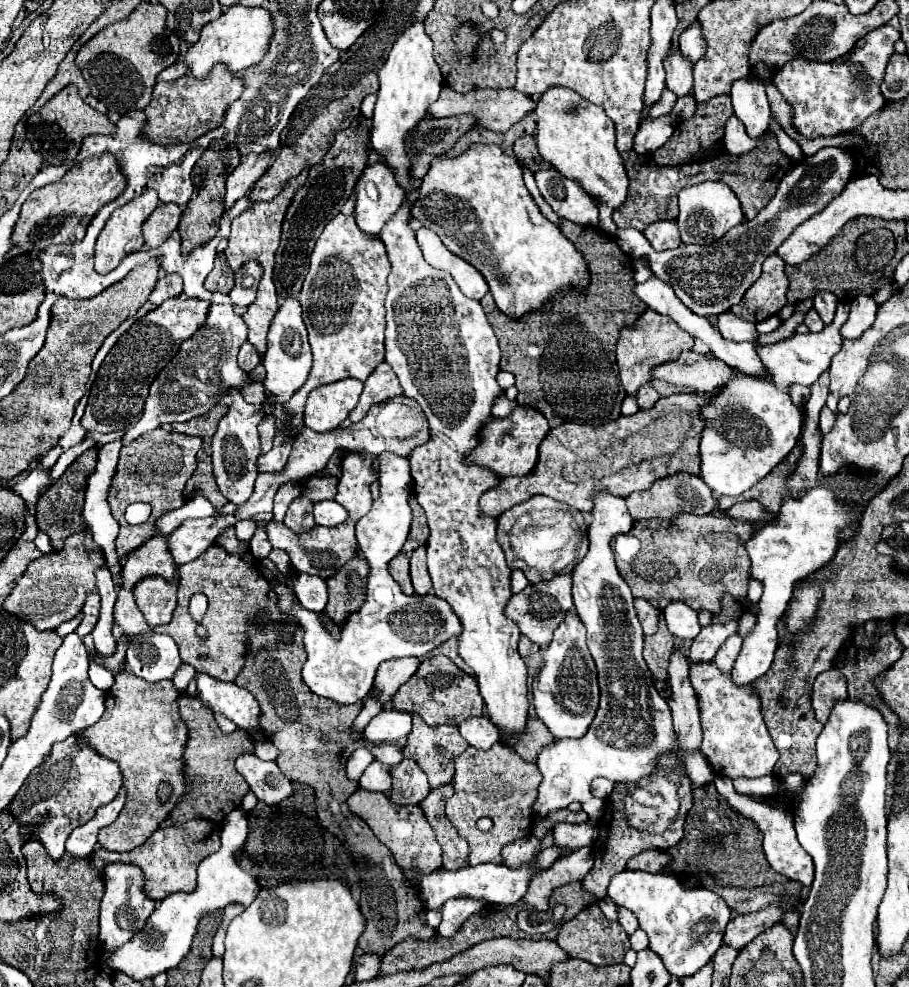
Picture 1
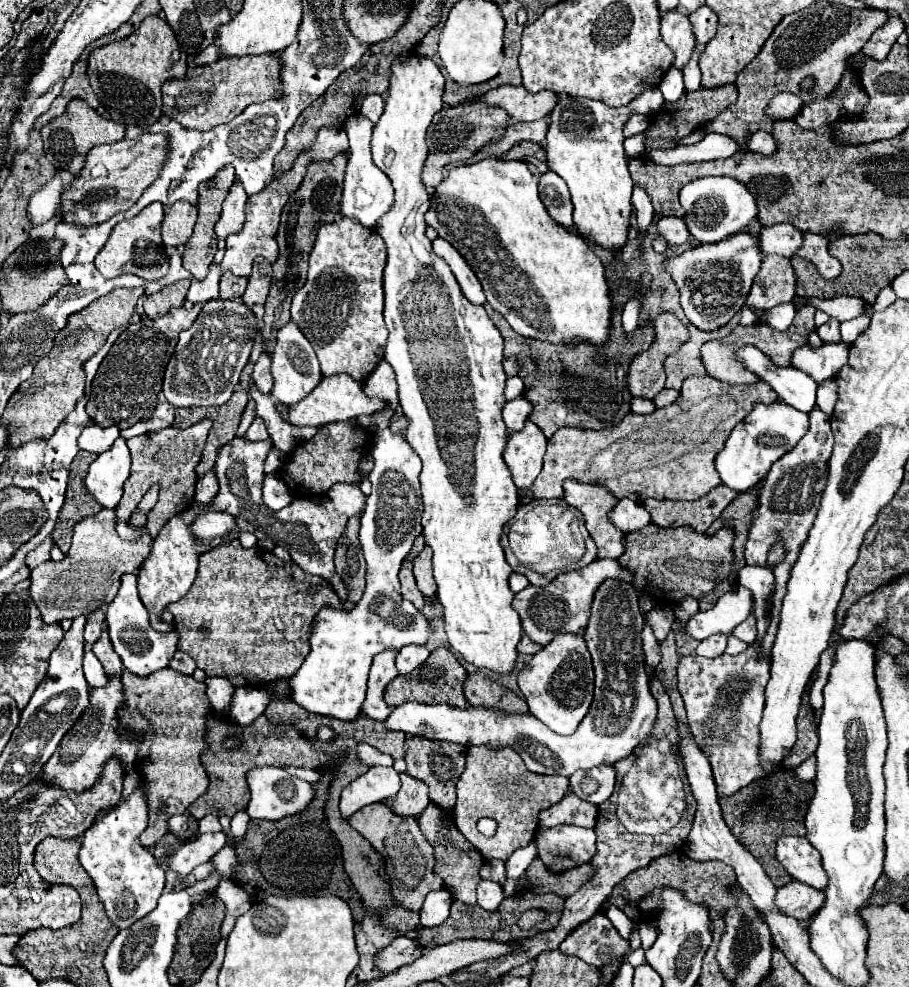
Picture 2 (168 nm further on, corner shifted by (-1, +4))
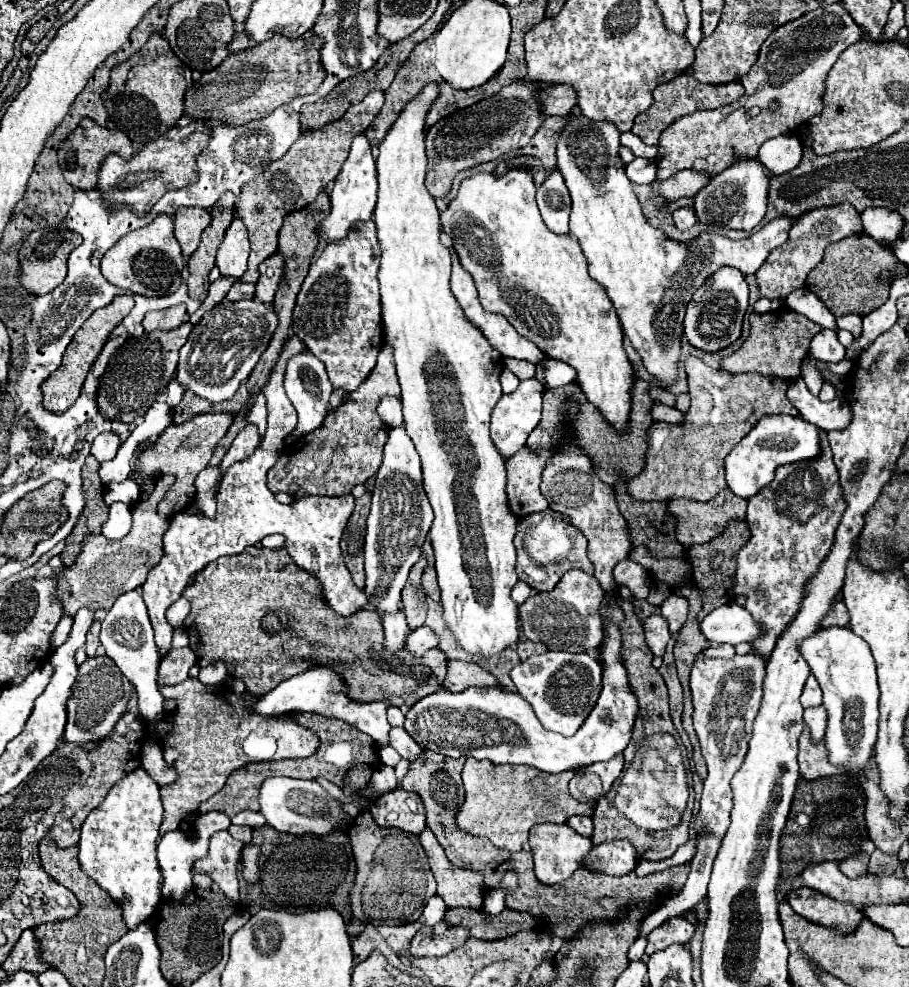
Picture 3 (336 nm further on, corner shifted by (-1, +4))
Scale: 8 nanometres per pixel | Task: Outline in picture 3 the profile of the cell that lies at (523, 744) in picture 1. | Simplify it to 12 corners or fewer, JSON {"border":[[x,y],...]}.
{"border":[[447,659],[441,687],[497,687],[497,679],[475,663]]}

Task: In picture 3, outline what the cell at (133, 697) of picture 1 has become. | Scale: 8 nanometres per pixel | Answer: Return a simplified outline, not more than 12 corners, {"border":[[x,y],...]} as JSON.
{"border":[[199,679],[179,703],[161,741],[179,773],[161,787],[161,835],[253,761],[311,757],[291,713],[253,711]]}

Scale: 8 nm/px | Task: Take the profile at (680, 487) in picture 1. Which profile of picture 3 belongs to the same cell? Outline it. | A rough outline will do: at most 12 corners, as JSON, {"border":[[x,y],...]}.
{"border":[[723,489],[713,501],[669,501],[685,547],[709,543],[731,521],[747,501]]}

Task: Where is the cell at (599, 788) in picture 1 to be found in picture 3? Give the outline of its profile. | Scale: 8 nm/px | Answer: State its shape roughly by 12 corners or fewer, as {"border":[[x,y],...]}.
{"border":[[623,755],[593,763],[585,771],[599,775],[603,793],[621,775]]}

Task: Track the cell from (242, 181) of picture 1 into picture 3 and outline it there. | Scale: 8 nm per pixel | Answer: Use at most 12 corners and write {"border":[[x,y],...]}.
{"border":[[233,219],[217,253],[221,277],[235,281],[247,271],[249,239]]}

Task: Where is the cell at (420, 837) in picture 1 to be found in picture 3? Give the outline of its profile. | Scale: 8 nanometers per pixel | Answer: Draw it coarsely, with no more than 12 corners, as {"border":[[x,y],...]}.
{"border":[[349,831],[353,917],[419,921],[435,879],[419,837]]}

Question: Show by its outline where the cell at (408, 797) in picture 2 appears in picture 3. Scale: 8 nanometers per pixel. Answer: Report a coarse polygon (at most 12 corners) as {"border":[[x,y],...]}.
{"border":[[389,791],[371,803],[379,827],[421,835],[425,809],[417,795]]}

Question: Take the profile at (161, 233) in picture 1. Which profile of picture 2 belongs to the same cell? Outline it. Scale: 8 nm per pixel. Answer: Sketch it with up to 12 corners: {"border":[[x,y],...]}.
{"border":[[173,203],[161,223],[161,239],[185,245],[197,221],[195,205]]}

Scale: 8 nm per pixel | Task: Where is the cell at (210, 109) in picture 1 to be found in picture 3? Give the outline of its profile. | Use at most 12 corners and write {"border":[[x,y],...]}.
{"border":[[275,33],[187,91],[185,115],[263,119],[317,91],[323,39]]}

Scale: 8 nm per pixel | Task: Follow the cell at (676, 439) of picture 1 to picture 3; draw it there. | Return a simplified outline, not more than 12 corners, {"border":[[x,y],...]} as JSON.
{"border":[[685,359],[691,409],[655,421],[641,501],[709,501],[725,457],[789,383]]}

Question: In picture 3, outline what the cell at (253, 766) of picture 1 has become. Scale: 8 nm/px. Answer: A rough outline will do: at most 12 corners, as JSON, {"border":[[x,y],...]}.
{"border":[[269,777],[267,823],[291,835],[329,835],[353,815],[317,781]]}

